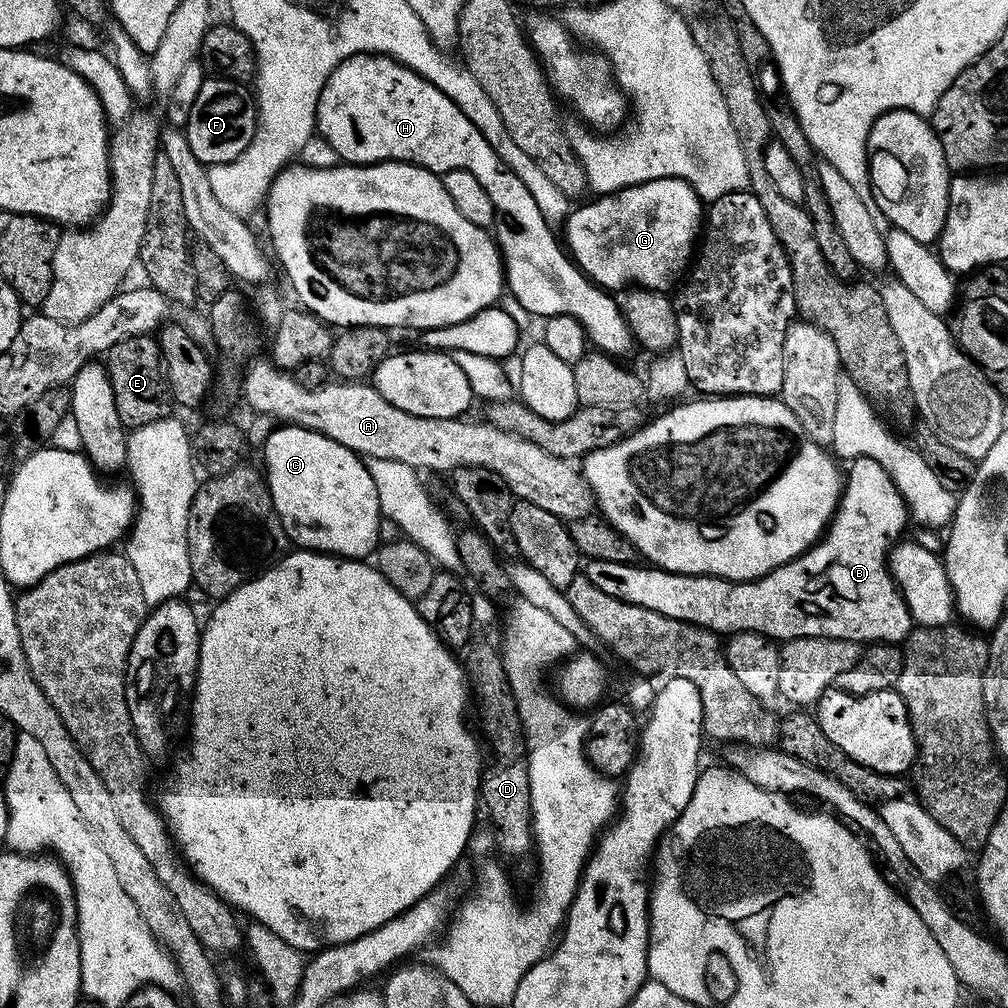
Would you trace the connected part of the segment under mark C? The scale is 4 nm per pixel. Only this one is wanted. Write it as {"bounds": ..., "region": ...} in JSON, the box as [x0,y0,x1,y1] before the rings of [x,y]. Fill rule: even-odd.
{"bounds":[263,426,380,558],"region":[[[277,426],[268,436],[268,441],[263,444],[264,464],[268,467],[266,479],[268,489],[272,495],[272,501],[276,507],[278,518],[286,530],[289,541],[293,545],[299,546],[304,550],[315,550],[317,552],[326,552],[333,556],[343,556],[345,558],[368,558],[375,553],[380,544],[380,507],[378,506],[378,490],[374,490],[374,478],[370,478],[370,470],[367,463],[357,453],[352,452],[346,446],[326,438],[320,432],[312,432],[308,428],[298,428],[295,426]]]}

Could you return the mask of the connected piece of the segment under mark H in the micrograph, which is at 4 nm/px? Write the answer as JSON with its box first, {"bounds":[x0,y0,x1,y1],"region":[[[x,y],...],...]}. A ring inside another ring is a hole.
{"bounds":[316,52,634,358],"region":[[[363,52],[357,56],[351,56],[343,60],[328,75],[326,86],[322,86],[322,94],[318,98],[318,106],[316,107],[316,132],[323,136],[326,142],[330,142],[330,146],[334,146],[334,150],[340,155],[341,161],[346,164],[382,164],[385,160],[403,160],[417,164],[418,167],[425,168],[437,174],[443,174],[450,170],[470,170],[470,174],[474,174],[474,178],[478,178],[478,182],[482,182],[482,187],[486,189],[486,194],[490,194],[490,202],[494,202],[494,210],[496,211],[497,218],[494,225],[494,239],[496,241],[496,247],[500,249],[500,259],[504,262],[506,288],[509,293],[512,291],[513,298],[532,316],[540,316],[539,318],[573,316],[583,326],[585,337],[590,341],[591,347],[603,352],[606,356],[624,358],[620,356],[626,355],[631,348],[634,348],[634,337],[631,330],[628,329],[628,323],[624,321],[624,313],[620,311],[617,297],[609,294],[599,285],[593,284],[577,268],[576,261],[566,251],[565,245],[558,239],[557,233],[556,236],[552,233],[552,228],[548,225],[547,218],[544,217],[545,209],[538,202],[534,202],[534,194],[530,194],[530,190],[526,190],[526,185],[522,183],[522,178],[514,175],[500,161],[500,155],[492,149],[490,142],[486,142],[486,138],[480,133],[478,126],[474,126],[474,122],[470,122],[470,118],[466,118],[466,114],[462,114],[462,110],[458,110],[458,106],[454,102],[450,102],[450,98],[446,98],[446,94],[442,94],[442,90],[438,90],[438,86],[434,86],[426,78],[422,78],[417,72],[406,67],[405,64],[399,64],[397,60],[392,59],[390,56],[381,56],[375,52]]]}

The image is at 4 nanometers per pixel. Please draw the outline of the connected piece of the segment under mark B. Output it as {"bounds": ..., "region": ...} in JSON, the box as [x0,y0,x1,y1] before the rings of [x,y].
{"bounds":[582,456,914,645],"region":[[[857,456],[855,460],[847,465],[846,479],[843,481],[842,491],[840,493],[840,502],[836,506],[836,513],[832,516],[832,519],[828,521],[828,526],[824,529],[823,536],[821,536],[812,547],[806,549],[802,555],[796,556],[782,566],[778,566],[772,572],[767,572],[765,576],[760,576],[757,580],[742,580],[737,582],[734,580],[724,580],[721,576],[684,576],[680,572],[665,572],[664,569],[655,566],[643,566],[644,568],[640,568],[641,565],[639,563],[623,564],[622,562],[602,562],[601,560],[588,560],[587,563],[583,565],[582,575],[590,578],[590,582],[594,582],[594,586],[598,586],[598,590],[602,594],[610,594],[610,598],[618,598],[622,602],[630,602],[634,606],[642,606],[646,610],[654,610],[658,614],[666,614],[666,618],[678,618],[687,624],[697,624],[699,628],[709,628],[717,634],[757,632],[776,642],[793,640],[794,638],[802,638],[803,636],[821,636],[822,638],[842,638],[843,640],[854,640],[857,642],[883,642],[886,644],[899,645],[901,642],[907,640],[908,635],[912,633],[914,621],[904,601],[904,595],[902,595],[900,589],[896,587],[896,582],[892,578],[890,571],[890,553],[897,541],[903,537],[900,535],[903,534],[904,527],[906,527],[906,532],[909,524],[908,507],[904,505],[902,494],[894,486],[890,474],[886,474],[886,470],[882,470],[882,466],[878,466],[878,462],[874,462],[874,458]]]}

